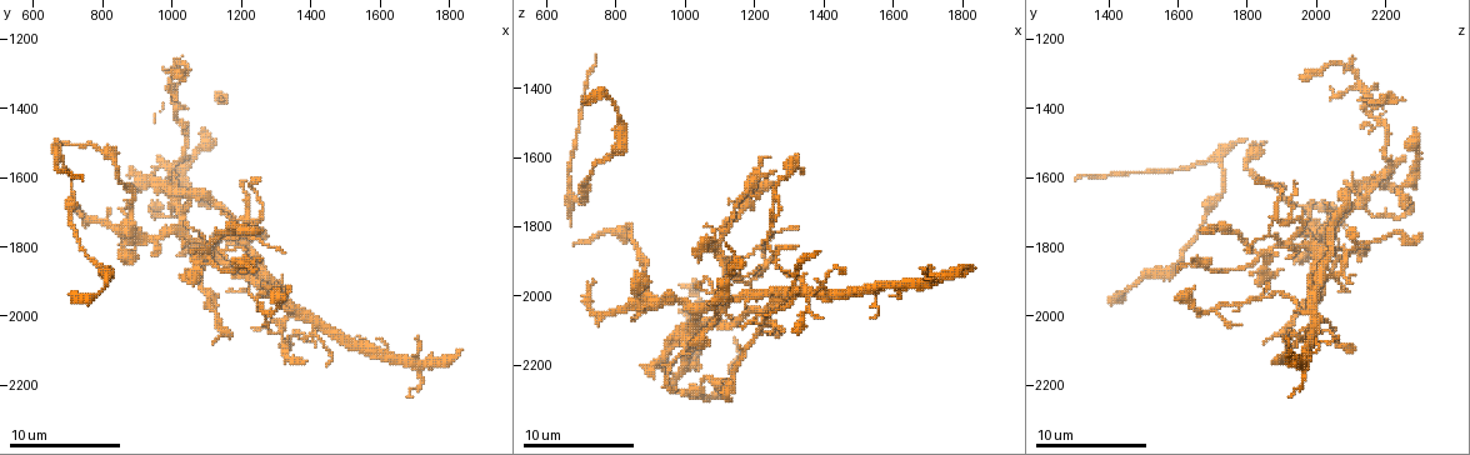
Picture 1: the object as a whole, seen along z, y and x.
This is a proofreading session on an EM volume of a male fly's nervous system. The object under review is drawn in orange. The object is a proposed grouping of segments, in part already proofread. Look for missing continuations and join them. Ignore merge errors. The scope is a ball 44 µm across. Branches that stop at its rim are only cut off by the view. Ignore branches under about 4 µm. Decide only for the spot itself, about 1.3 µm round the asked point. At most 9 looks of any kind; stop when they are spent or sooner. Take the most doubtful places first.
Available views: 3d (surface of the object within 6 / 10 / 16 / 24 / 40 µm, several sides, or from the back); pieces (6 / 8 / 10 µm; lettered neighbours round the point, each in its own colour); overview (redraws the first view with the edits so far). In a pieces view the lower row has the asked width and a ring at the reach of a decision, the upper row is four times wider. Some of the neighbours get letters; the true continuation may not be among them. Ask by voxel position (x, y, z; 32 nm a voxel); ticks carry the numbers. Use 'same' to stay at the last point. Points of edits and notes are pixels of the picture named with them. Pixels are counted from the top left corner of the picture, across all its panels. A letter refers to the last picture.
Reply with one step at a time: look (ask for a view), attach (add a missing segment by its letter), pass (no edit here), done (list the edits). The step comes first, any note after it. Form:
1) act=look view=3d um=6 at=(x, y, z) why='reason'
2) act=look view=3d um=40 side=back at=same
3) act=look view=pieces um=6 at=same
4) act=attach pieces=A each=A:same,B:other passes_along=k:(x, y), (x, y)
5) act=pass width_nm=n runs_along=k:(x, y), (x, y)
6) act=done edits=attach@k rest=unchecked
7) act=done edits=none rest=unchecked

act=look view=pieces um=10 at=(1250, 1610, 1830) why='free end'

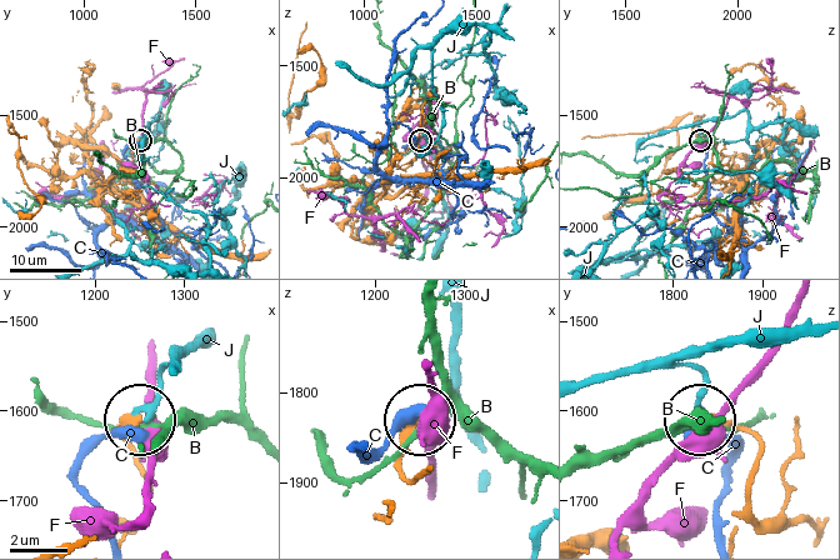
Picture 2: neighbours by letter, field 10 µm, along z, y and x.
act=pass each=B:other,C:other,F:other,J:other runs_along=2:(430, 471), (414, 479), (404, 471), (401, 443), (414, 424) found='none of them fits'

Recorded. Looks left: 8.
act=look view=pieces um=10 at=(1260, 1760, 1690) why='free end'

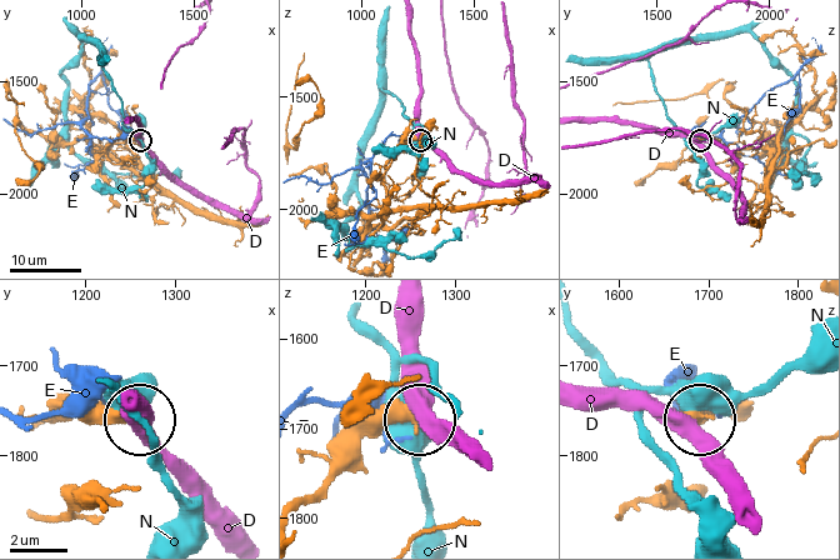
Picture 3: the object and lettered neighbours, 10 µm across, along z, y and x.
act=pass width_nm=310 each=D:other,E:other,N:other found='no lettered segment goes on from it'

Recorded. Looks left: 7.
act=look view=pieces um=8 at=(1330, 1930, 1650) why='tapers out'

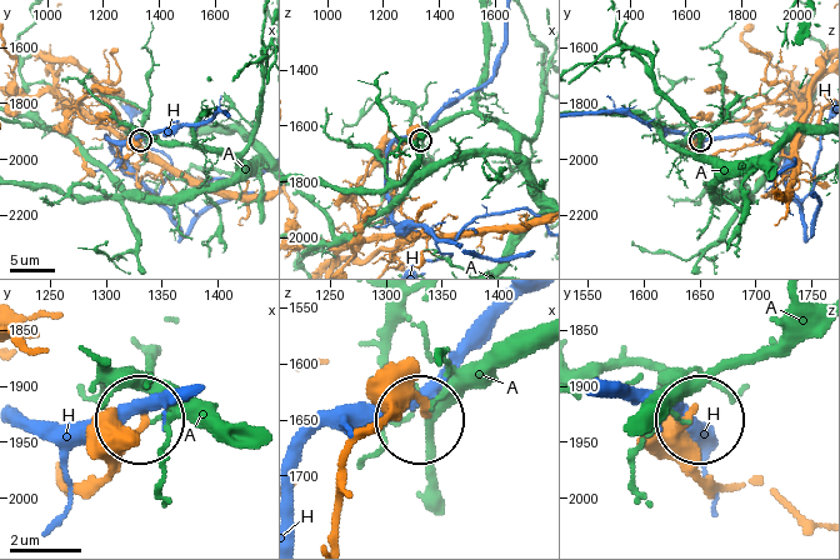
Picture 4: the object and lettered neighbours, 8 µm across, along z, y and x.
act=pass each=A:other,H:other runs_along=4:(334, 534), (334, 480), (353, 444), (406, 409), (424, 414) found='no lettered segment goes on from it'

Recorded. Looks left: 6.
act=look view=3d um=6 at=(890, 1850, 1940) why='an open end'

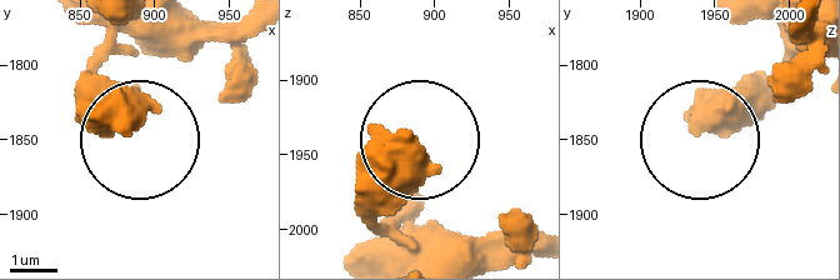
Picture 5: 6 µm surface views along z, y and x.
act=look view=pieces um=6 at=(882, 1844, 1940)

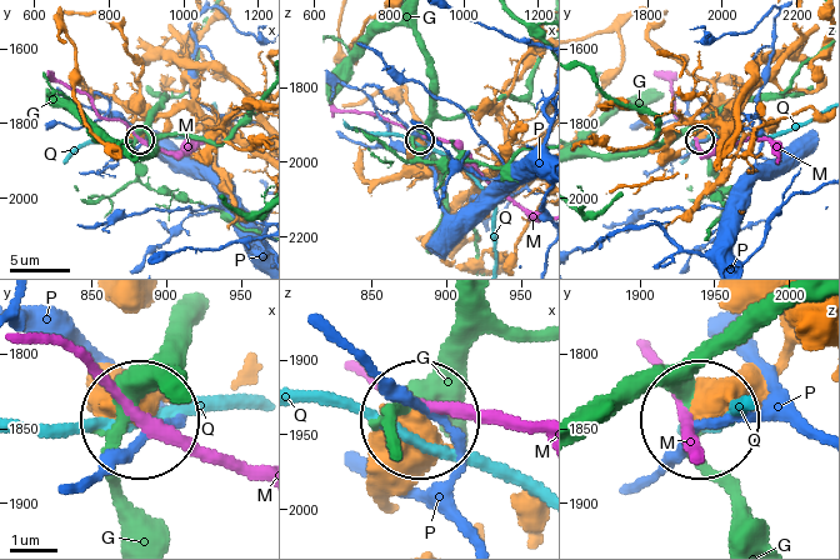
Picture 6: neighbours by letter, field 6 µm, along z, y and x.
act=pass width_nm=400 each=G:other,M:other,P:other,Q:other found='none of them fits'

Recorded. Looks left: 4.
act=done edits=none rest=unchecked

